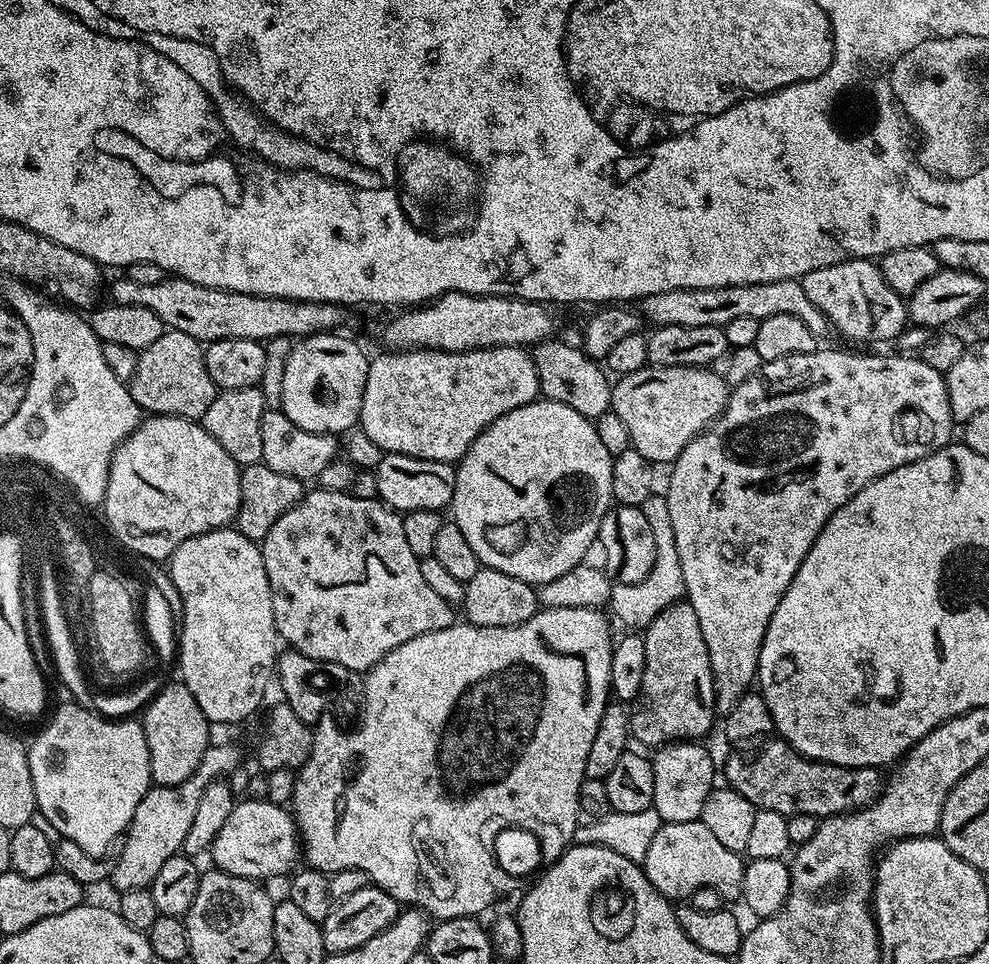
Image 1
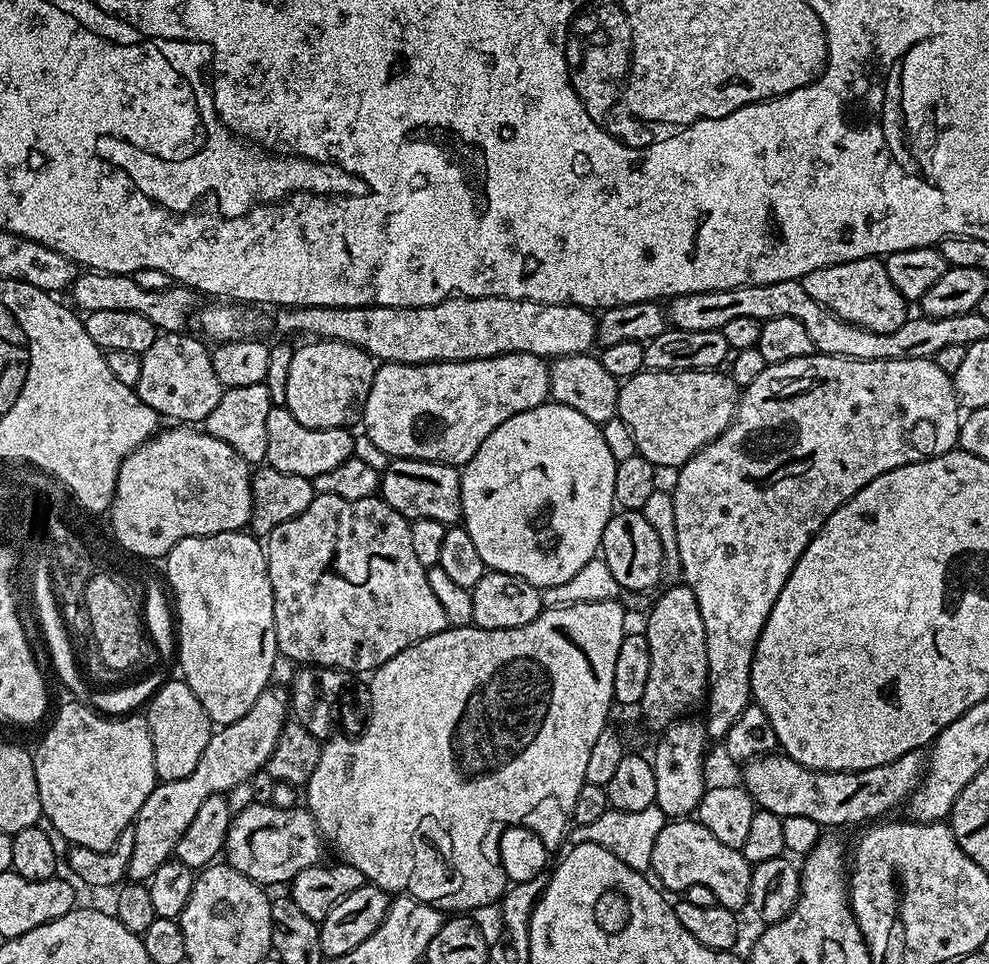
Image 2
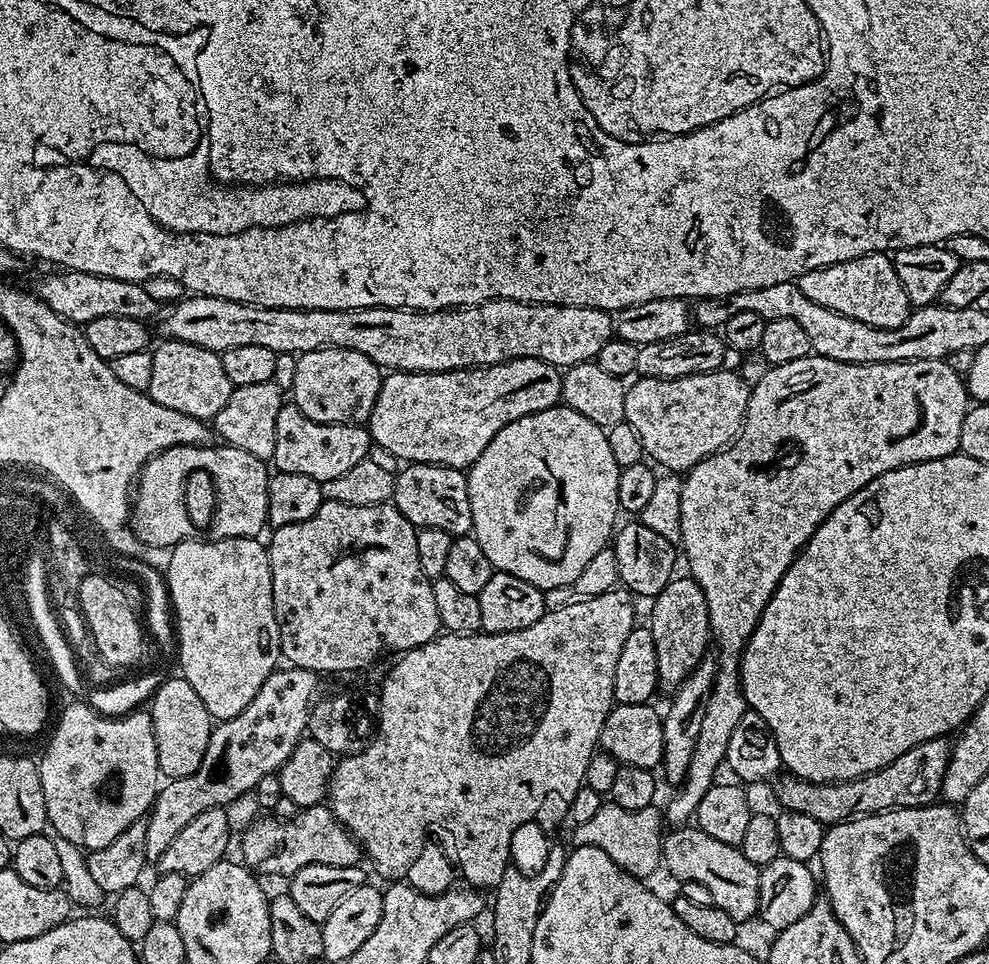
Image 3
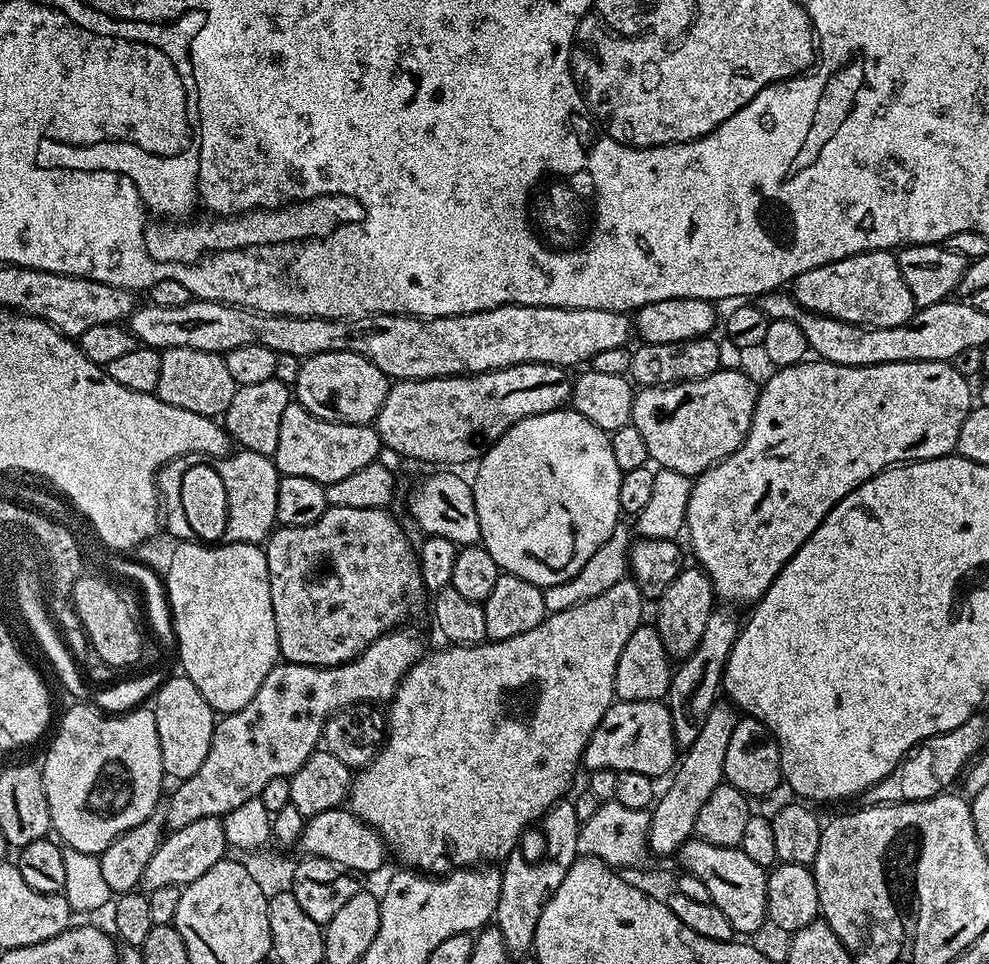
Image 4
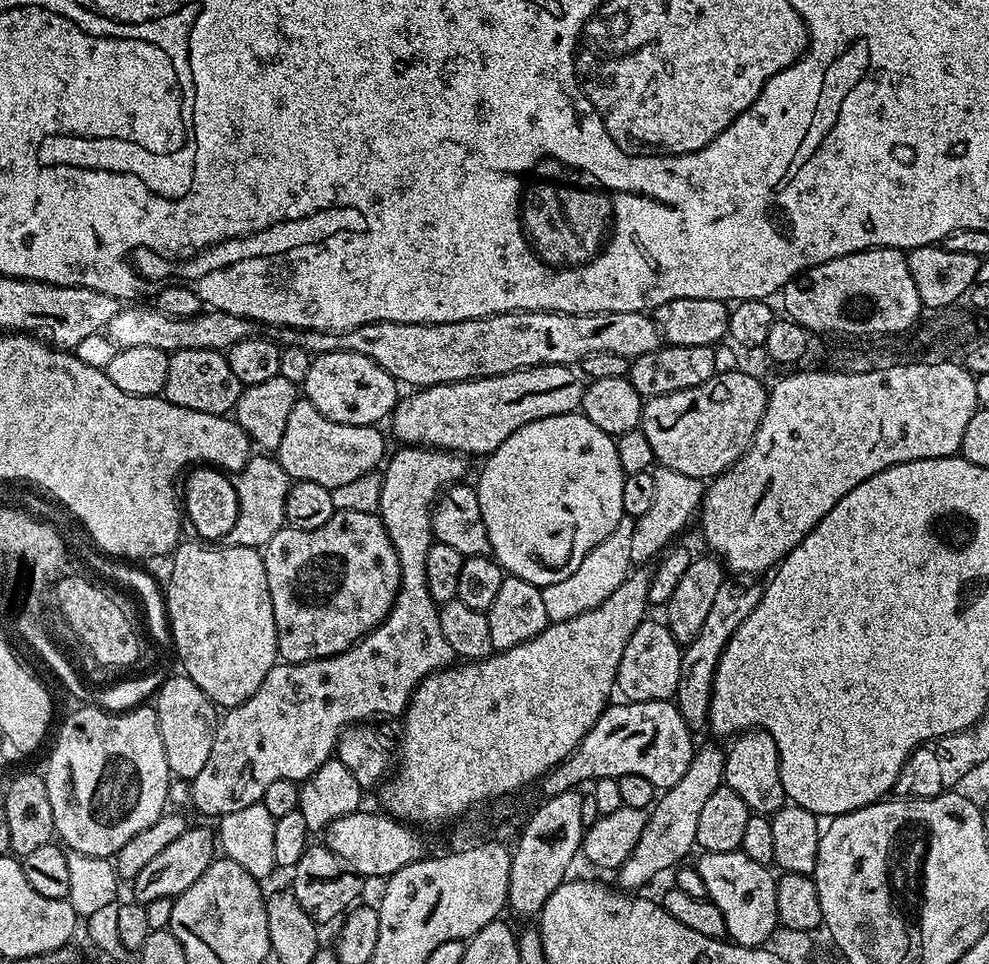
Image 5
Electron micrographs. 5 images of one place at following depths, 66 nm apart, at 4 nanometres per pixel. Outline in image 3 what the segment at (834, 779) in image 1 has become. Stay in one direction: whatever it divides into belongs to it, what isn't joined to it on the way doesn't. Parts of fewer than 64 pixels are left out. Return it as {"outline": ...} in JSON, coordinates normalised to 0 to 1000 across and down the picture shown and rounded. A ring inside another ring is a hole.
{"outline":[[[958,767],[938,768],[916,778],[916,782],[904,786],[904,790],[892,799],[846,813],[820,813],[818,809],[793,803],[784,810],[785,830],[790,834],[790,839],[819,844],[819,849],[827,849],[827,853],[834,857],[850,855],[852,851],[867,846],[883,846],[885,842],[899,842],[905,838],[932,838],[950,826],[952,807],[957,803],[962,781],[963,774]]]}

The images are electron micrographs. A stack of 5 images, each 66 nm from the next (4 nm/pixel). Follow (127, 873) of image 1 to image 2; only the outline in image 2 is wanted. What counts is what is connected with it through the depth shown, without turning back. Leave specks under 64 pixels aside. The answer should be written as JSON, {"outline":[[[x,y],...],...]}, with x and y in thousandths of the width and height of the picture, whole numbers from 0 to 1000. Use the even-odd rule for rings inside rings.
{"outline":[[[272,712],[249,737],[245,745],[236,751],[219,754],[214,760],[212,770],[208,770],[208,778],[204,778],[204,786],[200,786],[200,795],[196,795],[196,803],[188,803],[183,809],[167,809],[159,812],[157,820],[144,832],[144,840],[140,840],[135,852],[135,882],[131,886],[128,912],[133,915],[149,915],[153,913],[156,902],[164,898],[169,892],[175,891],[180,869],[188,865],[188,857],[196,853],[196,844],[200,844],[204,832],[213,826],[224,826],[236,820],[242,812],[254,810],[255,804],[264,800],[270,794],[273,782],[277,782],[277,774],[281,774],[281,766],[285,761],[288,751],[293,747],[293,722],[283,714]]]}

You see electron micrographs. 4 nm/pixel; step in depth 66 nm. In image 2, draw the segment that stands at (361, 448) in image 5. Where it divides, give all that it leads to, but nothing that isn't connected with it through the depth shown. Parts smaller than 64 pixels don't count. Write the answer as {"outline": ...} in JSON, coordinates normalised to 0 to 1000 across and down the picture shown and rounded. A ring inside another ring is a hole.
{"outline":[[[277,421],[273,425],[272,433],[269,434],[269,471],[271,472],[270,484],[277,488],[285,488],[285,492],[301,492],[312,496],[328,492],[330,489],[338,488],[340,483],[345,483],[358,473],[360,461],[356,457],[355,447],[352,444],[314,444],[305,442],[297,429],[286,421]]]}

